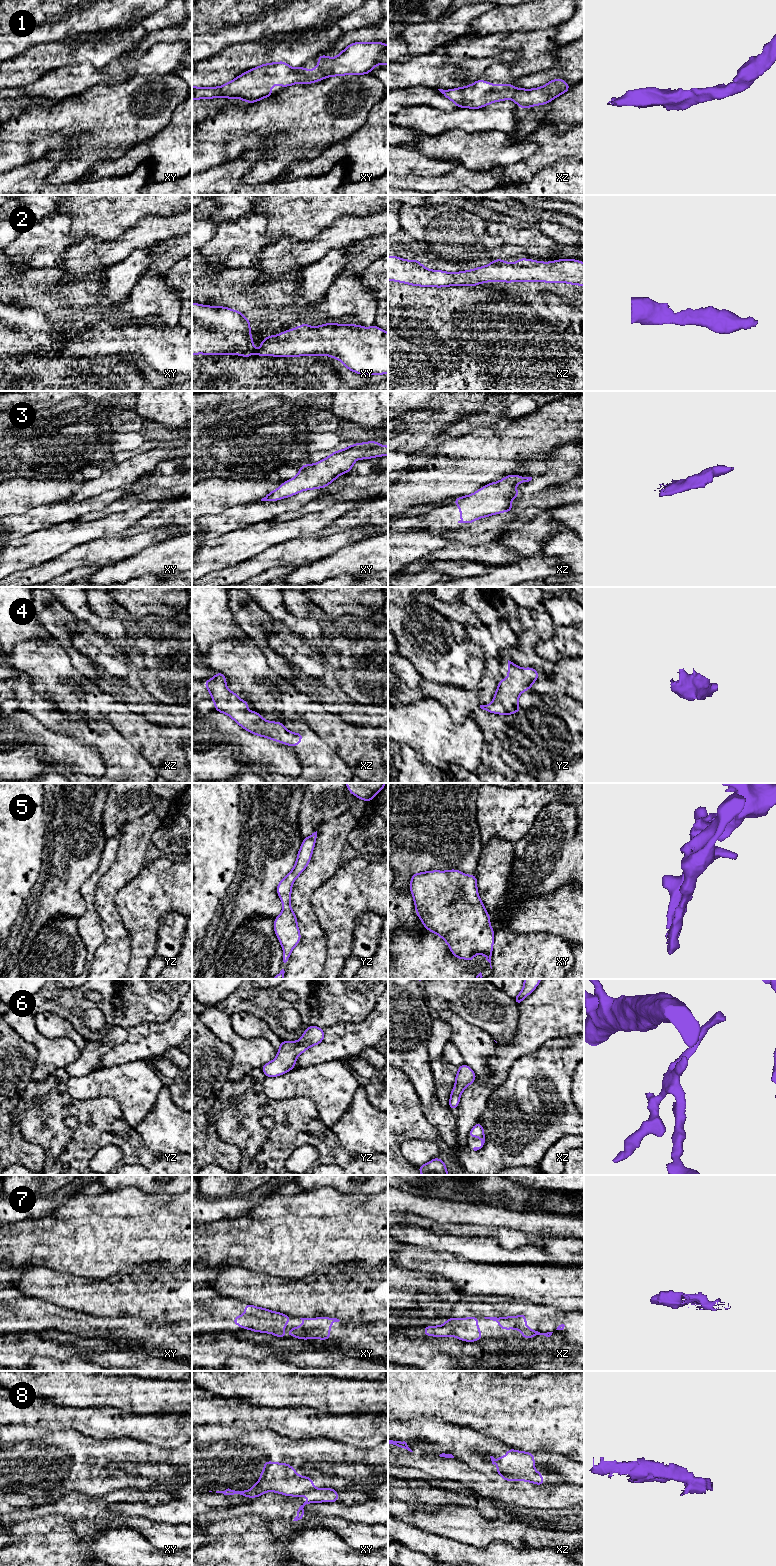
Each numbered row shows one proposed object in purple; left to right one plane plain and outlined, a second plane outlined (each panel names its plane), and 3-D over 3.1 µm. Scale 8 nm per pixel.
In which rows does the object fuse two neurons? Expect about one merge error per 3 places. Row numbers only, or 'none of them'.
8

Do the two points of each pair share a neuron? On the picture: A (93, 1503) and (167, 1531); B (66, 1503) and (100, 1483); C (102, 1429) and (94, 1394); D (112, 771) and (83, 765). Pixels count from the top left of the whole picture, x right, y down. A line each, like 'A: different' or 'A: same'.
A: same
B: different
C: different
D: different

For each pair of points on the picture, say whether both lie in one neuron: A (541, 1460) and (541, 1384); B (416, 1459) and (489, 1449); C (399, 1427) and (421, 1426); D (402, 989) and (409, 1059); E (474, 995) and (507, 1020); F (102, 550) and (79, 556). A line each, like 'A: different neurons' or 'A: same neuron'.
A: different neurons
B: different neurons
C: same neuron
D: same neuron
E: same neuron
F: same neuron

